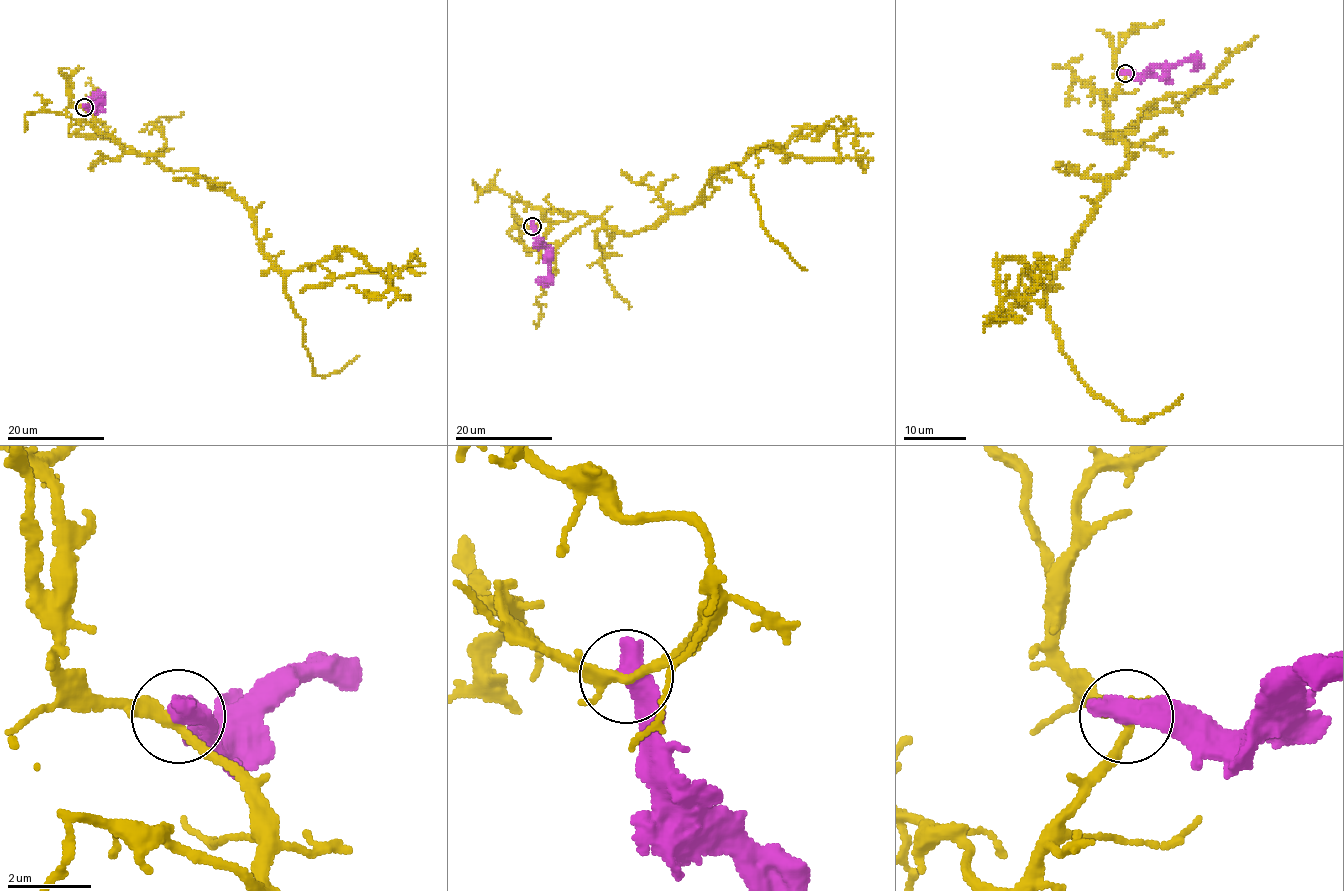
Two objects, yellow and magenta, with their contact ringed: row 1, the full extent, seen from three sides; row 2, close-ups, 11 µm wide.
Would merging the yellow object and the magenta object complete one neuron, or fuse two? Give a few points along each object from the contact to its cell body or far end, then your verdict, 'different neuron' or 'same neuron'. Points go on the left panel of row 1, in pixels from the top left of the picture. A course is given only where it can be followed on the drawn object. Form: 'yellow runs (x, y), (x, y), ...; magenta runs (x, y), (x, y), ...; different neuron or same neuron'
yellow runs (84, 106), (125, 150), (191, 170), (243, 203), (303, 323), (318, 376), (359, 355); magenta runs (84, 106), (90, 109), (102, 98), (87, 99); different neuron

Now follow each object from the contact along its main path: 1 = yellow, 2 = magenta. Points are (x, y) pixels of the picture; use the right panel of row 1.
1: (1126, 73), (1105, 109), (1134, 155), (1044, 291), (1047, 317), (1083, 383), (1127, 419), (1182, 394)
2: (1126, 73), (1145, 76), (1160, 65), (1178, 65), (1190, 60), (1195, 64)

